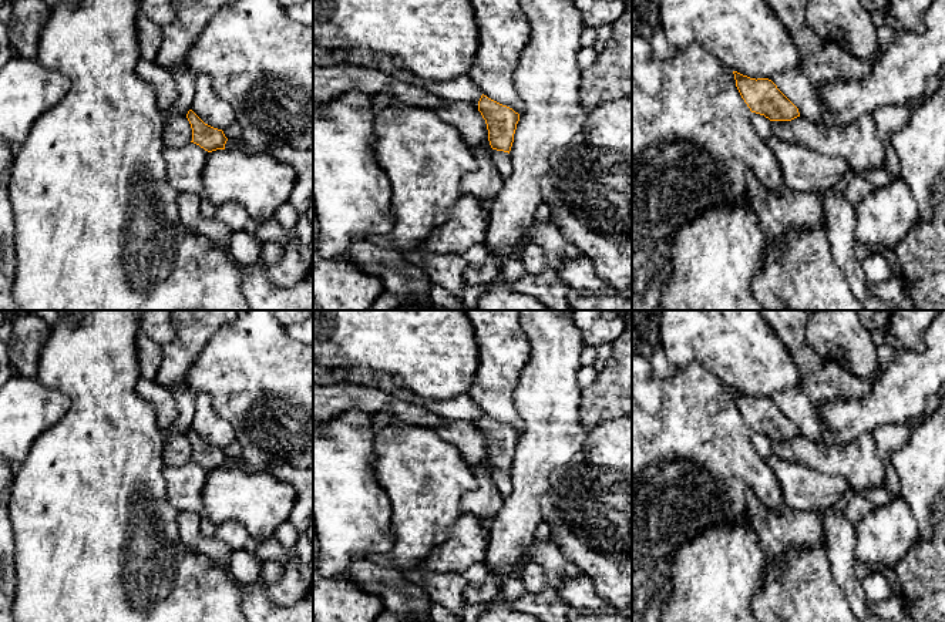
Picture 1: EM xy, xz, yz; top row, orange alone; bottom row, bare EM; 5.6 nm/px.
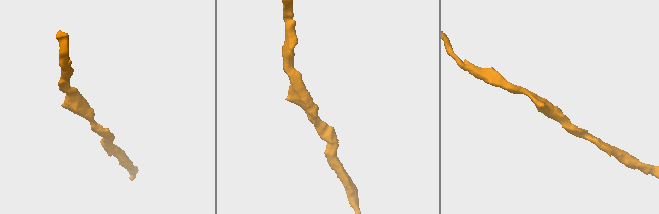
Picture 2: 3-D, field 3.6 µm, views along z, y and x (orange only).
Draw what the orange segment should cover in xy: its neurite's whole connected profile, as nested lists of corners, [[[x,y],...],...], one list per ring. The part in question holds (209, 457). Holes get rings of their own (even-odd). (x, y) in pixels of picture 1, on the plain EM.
[[[192,428],[188,430],[186,437],[192,447],[192,460],[208,471],[225,468],[228,457],[222,448],[205,443]]]

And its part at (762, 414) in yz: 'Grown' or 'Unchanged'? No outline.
Unchanged

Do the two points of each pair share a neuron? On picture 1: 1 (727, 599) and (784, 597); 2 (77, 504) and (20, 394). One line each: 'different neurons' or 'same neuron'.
1: different neurons
2: different neurons

